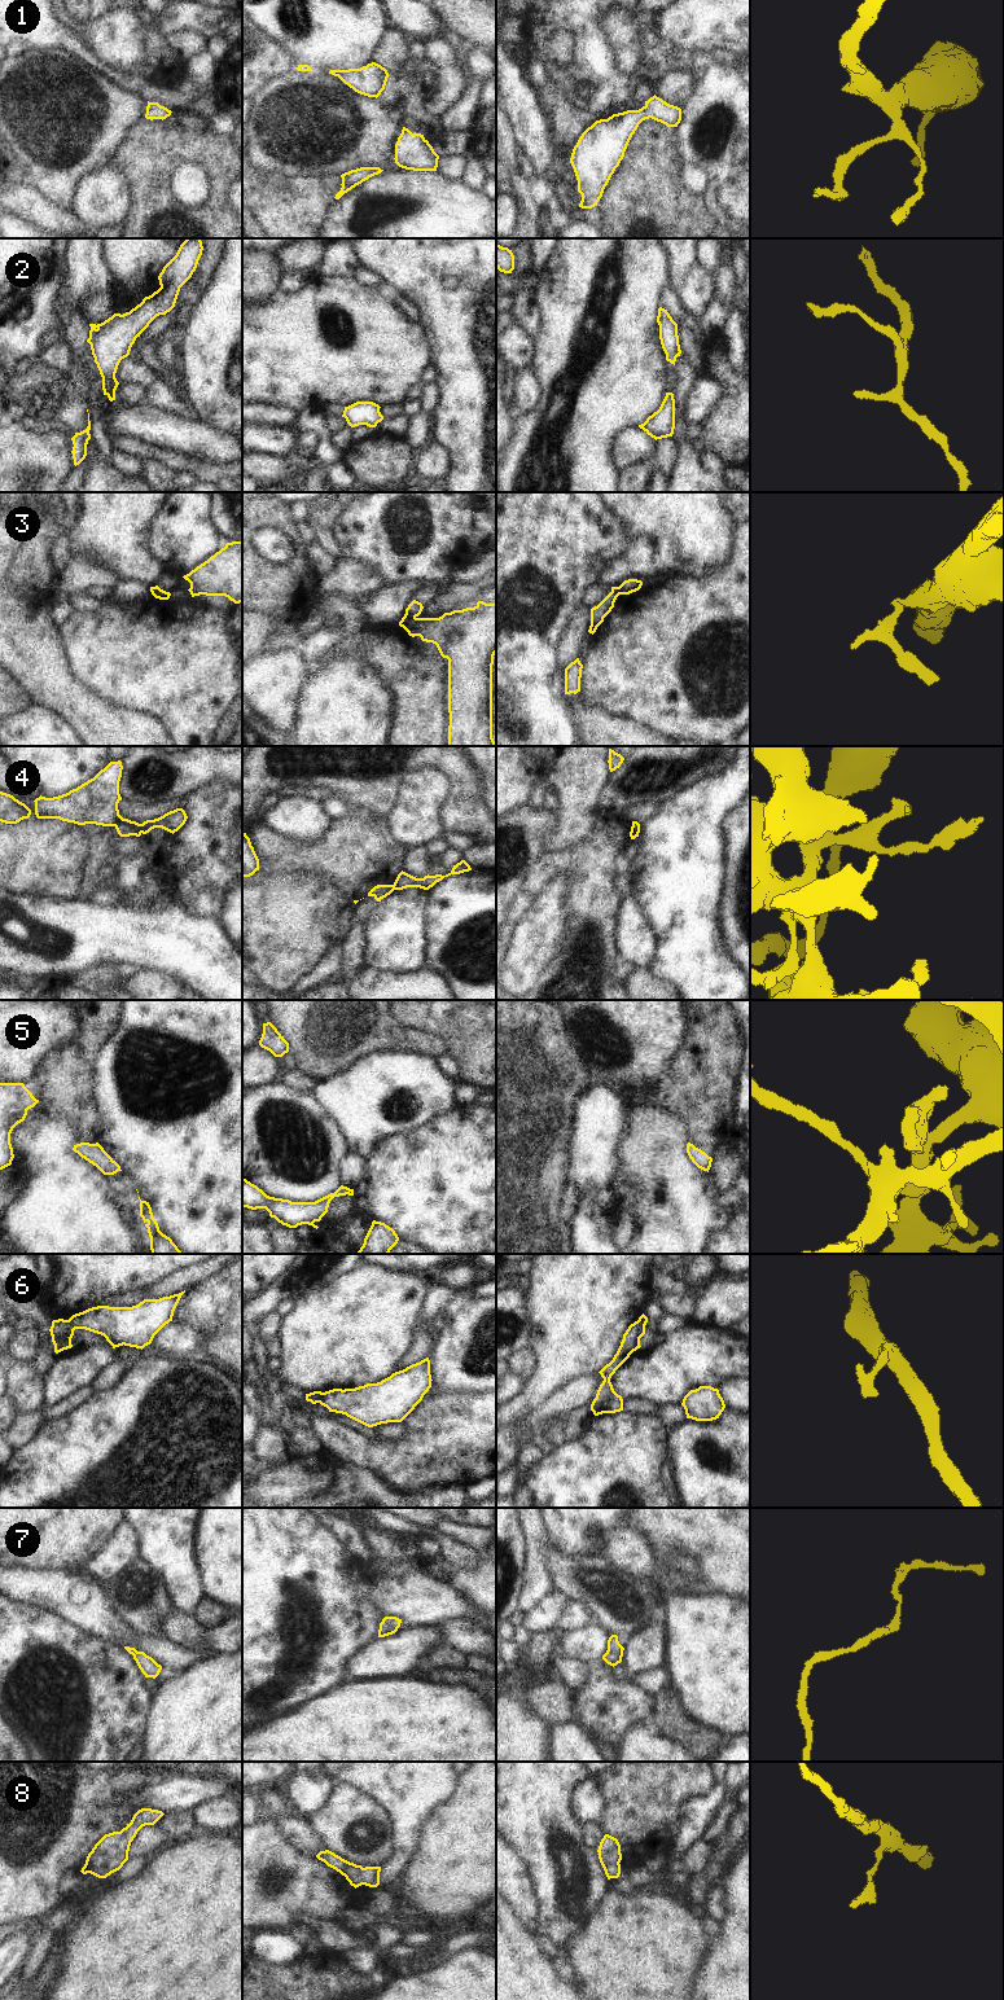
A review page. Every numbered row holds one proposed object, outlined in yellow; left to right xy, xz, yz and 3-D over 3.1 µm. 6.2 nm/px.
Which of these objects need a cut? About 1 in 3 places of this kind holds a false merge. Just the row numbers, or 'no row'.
3, 4, 6

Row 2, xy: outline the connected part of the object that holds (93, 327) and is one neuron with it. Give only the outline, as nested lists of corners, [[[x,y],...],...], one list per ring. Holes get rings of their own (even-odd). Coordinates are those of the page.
[[[187,238],[176,255],[158,276],[161,288],[145,297],[140,304],[123,315],[114,313],[101,324],[89,324],[89,338],[95,363],[102,377],[104,395],[115,400],[119,382],[115,378],[122,359],[130,355],[136,338],[159,315],[170,312],[176,303],[180,288],[192,277],[202,255],[201,238]]]

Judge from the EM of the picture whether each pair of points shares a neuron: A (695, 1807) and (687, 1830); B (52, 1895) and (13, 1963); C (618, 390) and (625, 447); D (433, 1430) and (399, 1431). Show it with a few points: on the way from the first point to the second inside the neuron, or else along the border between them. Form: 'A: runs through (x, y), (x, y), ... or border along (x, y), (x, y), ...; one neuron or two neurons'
A: runs through (695, 1812), (692, 1825); one neuron
B: border along (36, 1920), (27, 1921); two neurons
C: border along (638, 425), (625, 428), (614, 437), (610, 459); two neurons
D: border along (406, 1428), (406, 1431), (395, 1439), (380, 1438); two neurons

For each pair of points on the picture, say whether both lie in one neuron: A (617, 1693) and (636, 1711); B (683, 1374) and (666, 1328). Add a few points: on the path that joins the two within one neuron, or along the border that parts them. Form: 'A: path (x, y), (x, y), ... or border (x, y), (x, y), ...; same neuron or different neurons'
A: path (622, 1698), (631, 1706); same neuron
B: border (689, 1325), (666, 1336); different neurons

